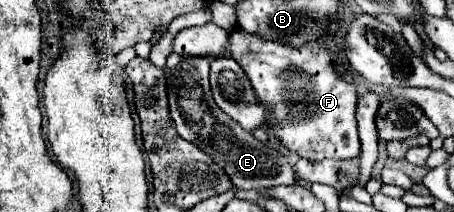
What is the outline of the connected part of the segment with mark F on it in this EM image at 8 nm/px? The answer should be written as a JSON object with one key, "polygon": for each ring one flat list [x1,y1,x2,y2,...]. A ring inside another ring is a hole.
{"polygon":[[236,27,230,31,230,53,232,59,244,69,248,75,256,99,266,107,266,123,274,131,276,139,292,153,304,159,354,159,360,155,360,139,356,131,356,87,344,81,334,69,334,53,324,41,310,41,310,45,302,45,302,49,290,49,290,45,280,45,276,41,264,41,254,33,244,33,244,29]]}

